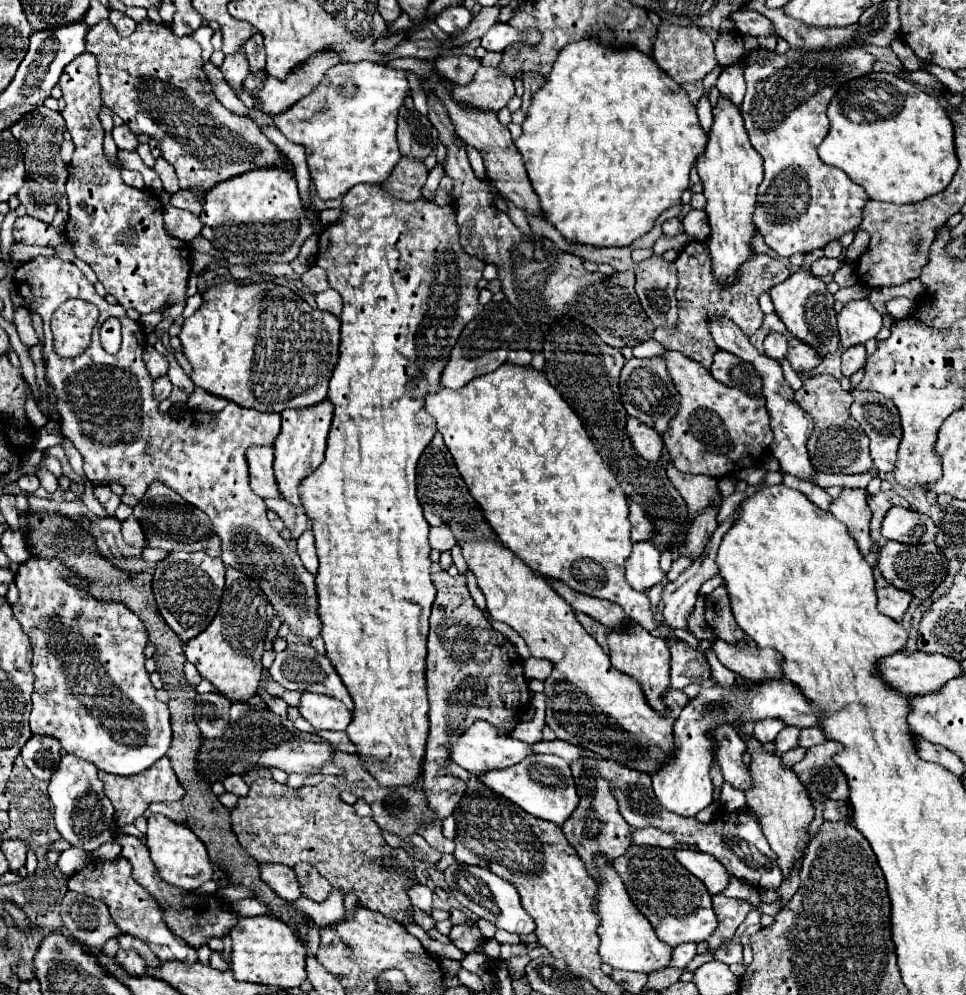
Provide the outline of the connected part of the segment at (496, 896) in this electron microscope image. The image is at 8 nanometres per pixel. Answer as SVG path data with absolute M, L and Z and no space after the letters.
M452 864L444 872L444 878L446 878L446 884L450 886L454 898L464 908L468 908L472 914L476 914L478 918L484 918L484 920L492 922L496 928L502 928L506 932L516 932L520 936L534 932L536 924L522 908L518 890L512 882L496 876L494 872L490 872L486 868L476 868L476 866L468 866L468 864Z

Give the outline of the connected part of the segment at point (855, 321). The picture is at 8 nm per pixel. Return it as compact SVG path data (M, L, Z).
M852 300L838 314L842 346L858 346L876 338L882 328L882 314L868 300Z

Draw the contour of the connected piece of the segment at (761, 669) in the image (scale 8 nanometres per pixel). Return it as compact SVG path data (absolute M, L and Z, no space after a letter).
M674 630L674 634L694 650L712 650L728 670L746 680L762 682L768 678L782 678L782 658L772 648L740 648L736 644L724 642L718 634L712 634L712 640L698 640L690 630Z

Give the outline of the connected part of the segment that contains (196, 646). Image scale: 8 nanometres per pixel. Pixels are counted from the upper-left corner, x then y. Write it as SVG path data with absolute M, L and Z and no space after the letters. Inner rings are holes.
M226 568L226 588L222 596L222 606L210 626L186 644L188 662L192 662L200 676L208 680L230 702L248 702L256 696L256 690L260 686L260 658L264 654L264 640L272 616L274 608L270 606L266 594L262 594L258 582L238 572L236 568Z

